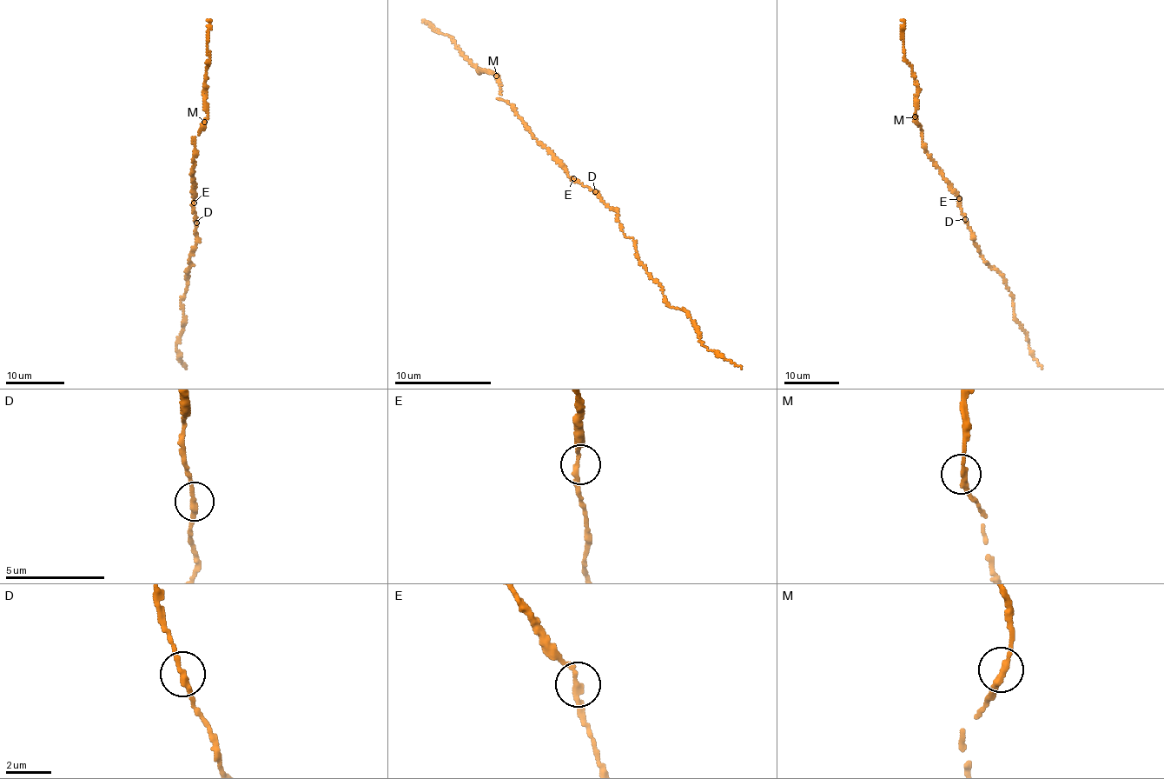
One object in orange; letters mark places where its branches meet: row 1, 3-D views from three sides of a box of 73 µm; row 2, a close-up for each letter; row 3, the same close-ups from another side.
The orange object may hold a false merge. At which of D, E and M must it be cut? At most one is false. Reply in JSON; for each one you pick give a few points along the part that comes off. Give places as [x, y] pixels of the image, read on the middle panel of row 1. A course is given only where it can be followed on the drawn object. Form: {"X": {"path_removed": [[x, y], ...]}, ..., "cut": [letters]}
{"cut": []}

